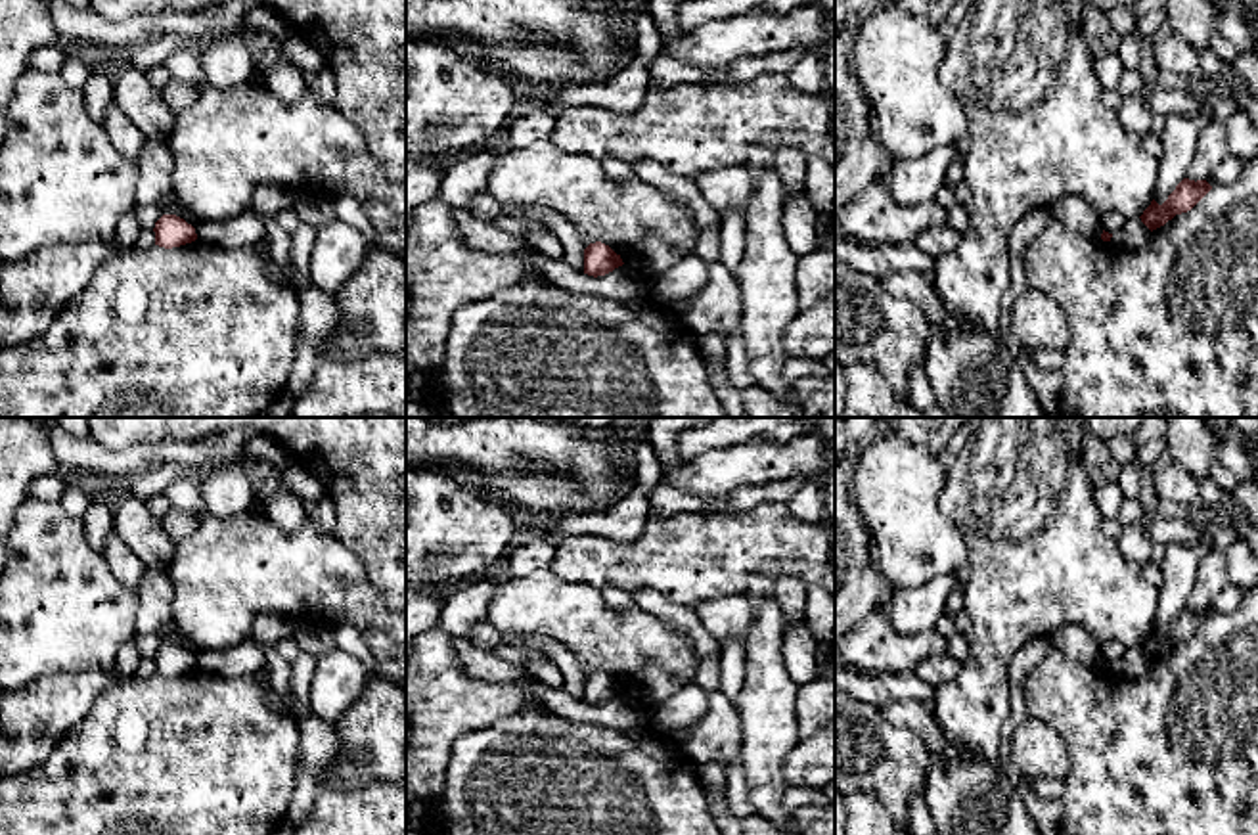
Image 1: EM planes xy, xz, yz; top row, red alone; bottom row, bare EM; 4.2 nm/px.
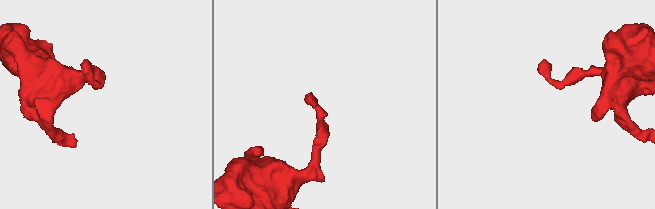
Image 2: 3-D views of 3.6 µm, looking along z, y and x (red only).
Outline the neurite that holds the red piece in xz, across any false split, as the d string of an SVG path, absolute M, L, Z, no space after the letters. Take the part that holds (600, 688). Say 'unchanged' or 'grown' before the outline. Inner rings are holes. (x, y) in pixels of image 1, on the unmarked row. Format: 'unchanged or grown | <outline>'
unchanged | M601 670L590 672L584 678L584 703L588 705L605 705L622 693L620 684Z

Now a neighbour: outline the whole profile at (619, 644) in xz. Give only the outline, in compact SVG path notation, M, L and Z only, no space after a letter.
M538 569L519 578L504 578L488 605L488 622L502 634L546 636L561 642L574 653L584 678L601 670L609 674L636 707L653 709L628 693L630 682L657 663L674 676L693 682L699 659L684 634L659 617L634 607L628 613L613 611L594 586L565 582L550 569Z

